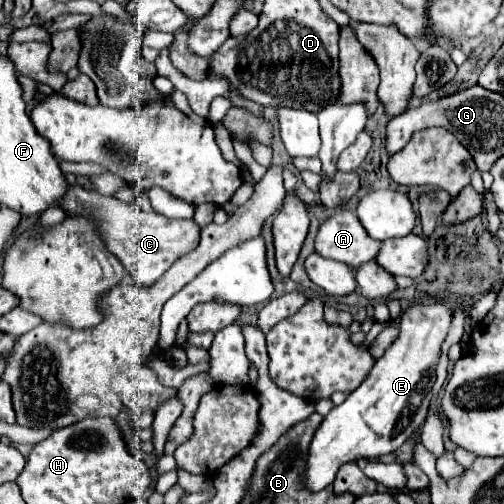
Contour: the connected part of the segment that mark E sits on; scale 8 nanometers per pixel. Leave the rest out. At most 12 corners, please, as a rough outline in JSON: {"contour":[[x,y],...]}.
{"contour":[[411,306],[399,338],[309,446],[303,488],[395,452],[425,422],[449,324]]}

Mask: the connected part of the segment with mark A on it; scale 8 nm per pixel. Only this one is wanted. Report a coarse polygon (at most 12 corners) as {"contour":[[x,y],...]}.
{"contour":[[339,208],[319,228],[319,256],[357,270],[375,260],[357,214]]}

